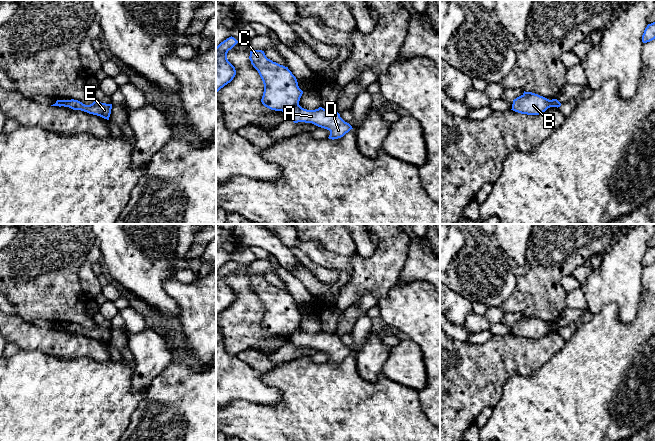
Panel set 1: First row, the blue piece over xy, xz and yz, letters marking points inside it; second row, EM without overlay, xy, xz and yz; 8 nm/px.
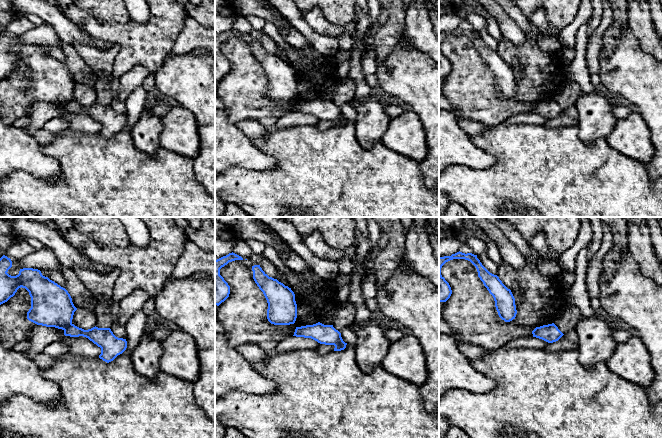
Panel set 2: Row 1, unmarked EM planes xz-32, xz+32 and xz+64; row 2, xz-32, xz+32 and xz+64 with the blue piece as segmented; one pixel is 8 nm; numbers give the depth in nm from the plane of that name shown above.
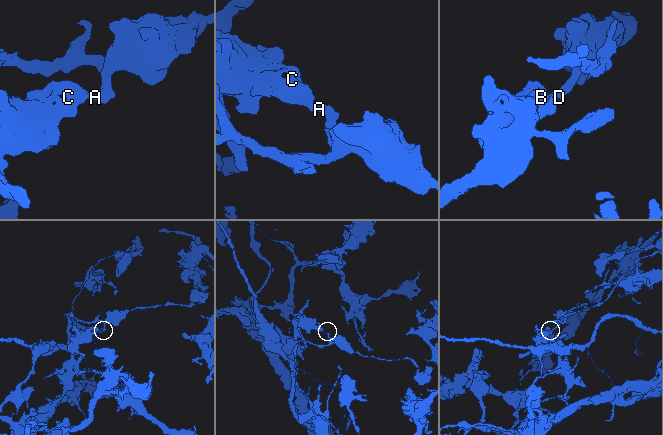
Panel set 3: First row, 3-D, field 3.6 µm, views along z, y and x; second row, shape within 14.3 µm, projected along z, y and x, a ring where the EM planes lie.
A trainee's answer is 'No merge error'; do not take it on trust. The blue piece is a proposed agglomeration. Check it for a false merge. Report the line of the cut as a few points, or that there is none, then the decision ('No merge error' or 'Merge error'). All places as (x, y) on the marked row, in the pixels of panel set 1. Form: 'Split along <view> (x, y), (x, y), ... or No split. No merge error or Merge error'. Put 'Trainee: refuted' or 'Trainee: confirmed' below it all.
Split along xz (298, 104), (289, 111). Merge error
Trainee: refuted

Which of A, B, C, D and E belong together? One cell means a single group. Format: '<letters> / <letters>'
A D E / B C

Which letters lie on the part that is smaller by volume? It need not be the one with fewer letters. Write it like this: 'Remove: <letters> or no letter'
Remove: A, D, E

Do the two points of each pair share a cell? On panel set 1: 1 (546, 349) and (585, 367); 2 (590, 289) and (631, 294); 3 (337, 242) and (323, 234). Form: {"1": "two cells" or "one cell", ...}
{"1": "two cells", "2": "one cell", "3": "one cell"}

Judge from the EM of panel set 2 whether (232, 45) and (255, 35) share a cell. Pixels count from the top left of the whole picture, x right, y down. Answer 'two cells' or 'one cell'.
two cells

